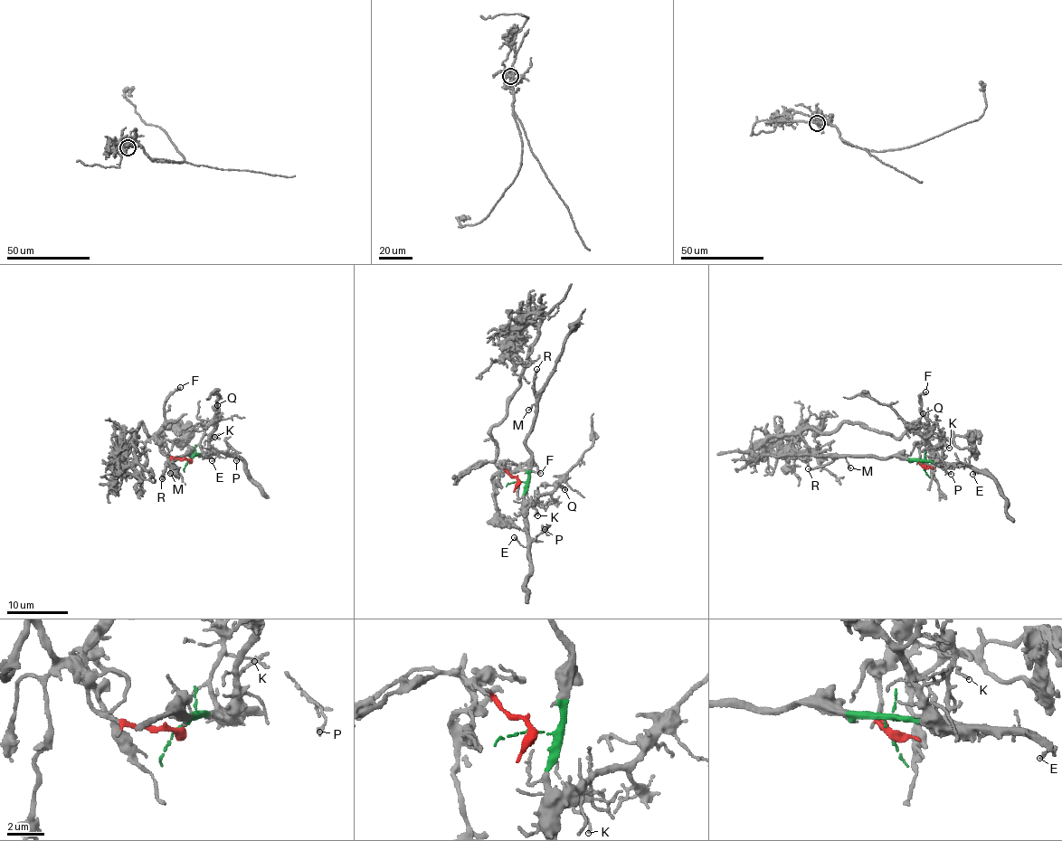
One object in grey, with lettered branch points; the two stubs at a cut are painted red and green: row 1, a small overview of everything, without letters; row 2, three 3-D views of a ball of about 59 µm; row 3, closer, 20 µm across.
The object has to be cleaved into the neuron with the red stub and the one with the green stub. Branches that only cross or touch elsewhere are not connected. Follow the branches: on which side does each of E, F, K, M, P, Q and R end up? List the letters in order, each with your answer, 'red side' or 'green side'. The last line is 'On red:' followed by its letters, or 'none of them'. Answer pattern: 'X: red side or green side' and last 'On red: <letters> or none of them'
E: green side
F: red side
K: green side
M: green side
P: green side
Q: green side
R: green side
On red: F

